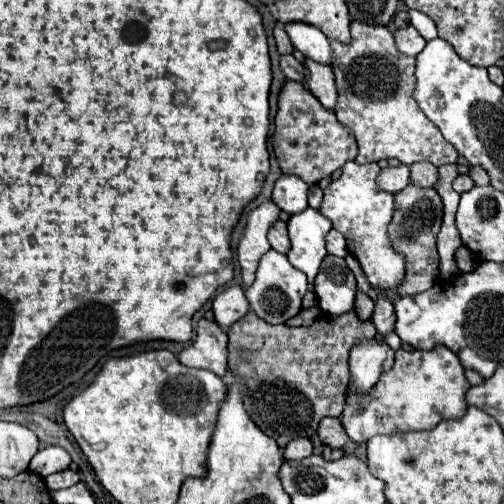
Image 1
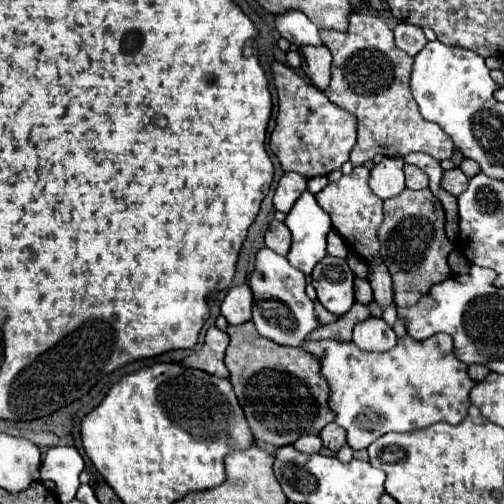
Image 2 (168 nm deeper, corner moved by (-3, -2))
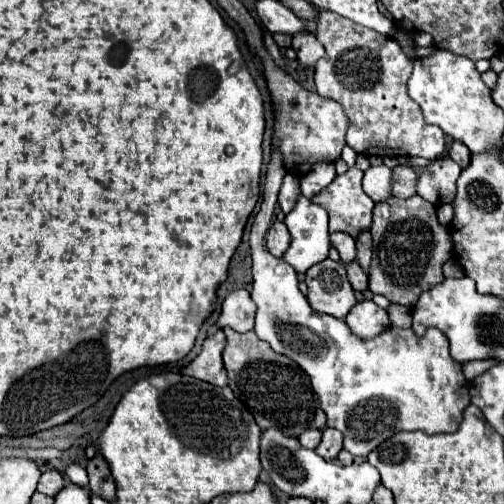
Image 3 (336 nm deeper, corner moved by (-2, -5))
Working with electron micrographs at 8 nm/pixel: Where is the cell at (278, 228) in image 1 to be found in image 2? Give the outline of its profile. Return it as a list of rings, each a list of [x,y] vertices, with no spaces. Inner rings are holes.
[[[274,220],[266,232],[266,246],[276,254],[286,256],[290,250],[290,230],[284,222]]]

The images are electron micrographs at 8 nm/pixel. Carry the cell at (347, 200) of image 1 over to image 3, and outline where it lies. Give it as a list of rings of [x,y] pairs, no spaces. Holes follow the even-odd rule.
[[[351,167],[347,173],[337,175],[329,187],[313,195],[311,201],[319,203],[329,213],[329,231],[343,231],[357,237],[363,229],[371,227],[371,211],[375,203],[361,189],[363,171]]]

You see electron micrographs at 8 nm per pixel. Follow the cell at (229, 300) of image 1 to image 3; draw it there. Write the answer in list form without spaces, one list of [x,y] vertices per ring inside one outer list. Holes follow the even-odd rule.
[[[237,289],[229,293],[223,301],[223,309],[219,315],[219,327],[231,327],[239,333],[251,331],[255,321],[255,303],[247,289]]]

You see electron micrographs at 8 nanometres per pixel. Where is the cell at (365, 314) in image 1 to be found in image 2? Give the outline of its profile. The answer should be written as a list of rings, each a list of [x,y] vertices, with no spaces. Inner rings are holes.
[[[356,278],[356,280],[354,280],[354,290],[356,290],[356,302],[366,304],[366,306],[372,302],[372,288],[370,288],[368,280]]]

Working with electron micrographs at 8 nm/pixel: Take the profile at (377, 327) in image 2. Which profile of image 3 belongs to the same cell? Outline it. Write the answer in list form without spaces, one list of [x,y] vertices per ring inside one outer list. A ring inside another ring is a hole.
[[[367,299],[355,303],[345,321],[351,327],[351,331],[363,339],[375,337],[377,333],[381,333],[389,327],[387,311],[377,307],[373,301],[367,301]]]

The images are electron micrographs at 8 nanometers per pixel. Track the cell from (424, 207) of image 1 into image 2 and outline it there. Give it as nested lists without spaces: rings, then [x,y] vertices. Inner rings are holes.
[[[406,188],[398,196],[384,200],[384,222],[378,238],[382,244],[382,260],[392,274],[396,306],[410,306],[418,302],[418,298],[422,298],[434,284],[444,282],[452,274],[448,254],[454,246],[444,234],[444,208],[428,188]]]

